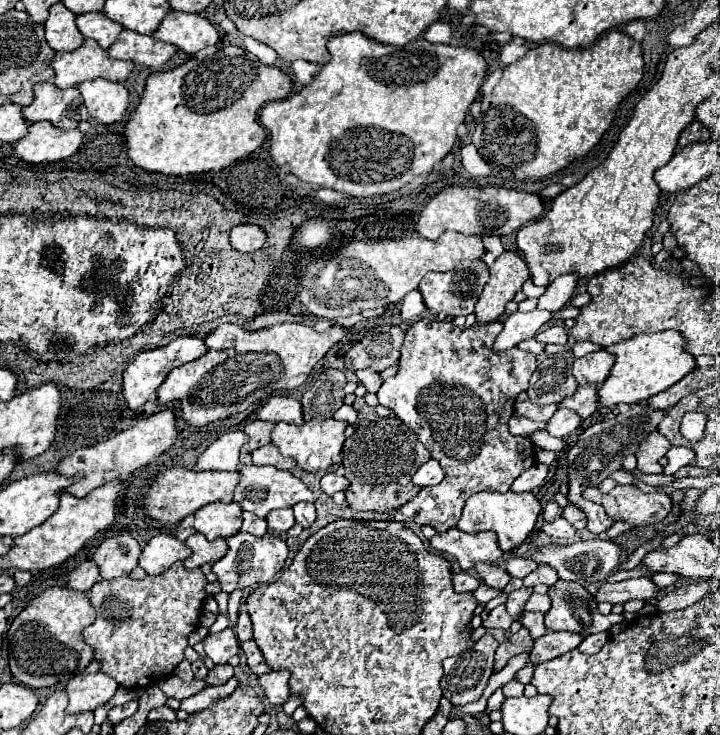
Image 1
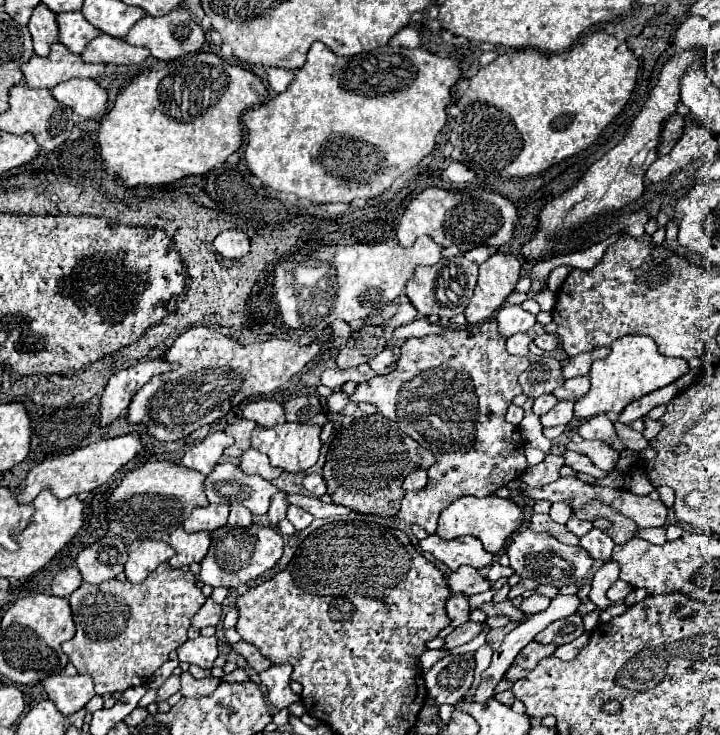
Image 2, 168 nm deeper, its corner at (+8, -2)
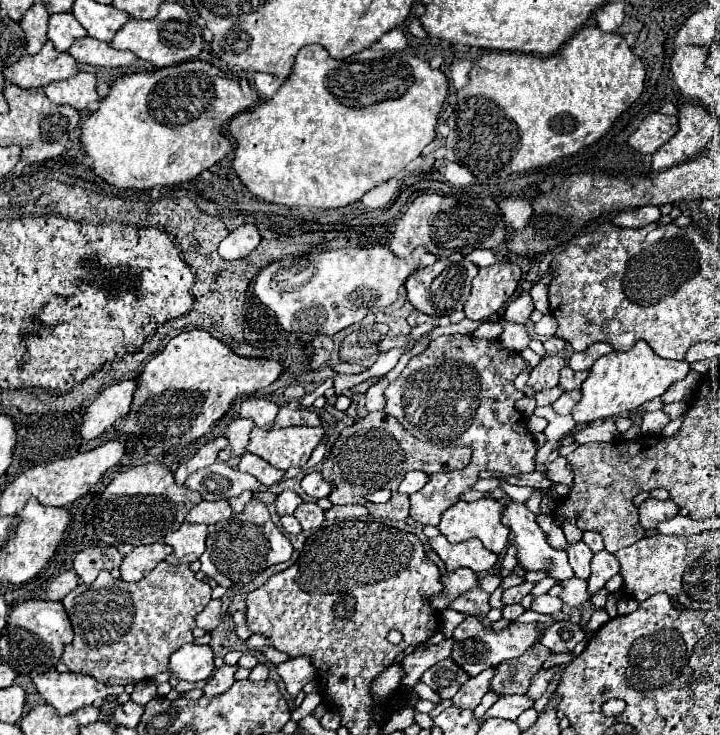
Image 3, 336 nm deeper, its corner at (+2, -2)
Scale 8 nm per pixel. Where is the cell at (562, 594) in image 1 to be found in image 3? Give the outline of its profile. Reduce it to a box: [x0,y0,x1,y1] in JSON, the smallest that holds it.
[541,621,585,653]

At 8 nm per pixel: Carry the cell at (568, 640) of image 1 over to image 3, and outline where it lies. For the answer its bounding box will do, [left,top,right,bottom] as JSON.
[491,643,551,695]

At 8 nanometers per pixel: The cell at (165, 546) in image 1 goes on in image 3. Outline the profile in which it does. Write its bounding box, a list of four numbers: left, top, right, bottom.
[121,543,173,581]

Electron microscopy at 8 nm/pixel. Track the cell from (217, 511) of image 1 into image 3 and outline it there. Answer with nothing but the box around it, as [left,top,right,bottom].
[187,501,233,525]

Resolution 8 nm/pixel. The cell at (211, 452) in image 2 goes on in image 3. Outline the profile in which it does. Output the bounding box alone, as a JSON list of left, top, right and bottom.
[175,437,229,485]

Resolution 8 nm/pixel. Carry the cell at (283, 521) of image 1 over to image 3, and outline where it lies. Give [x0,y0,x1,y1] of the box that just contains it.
[275,491,303,517]

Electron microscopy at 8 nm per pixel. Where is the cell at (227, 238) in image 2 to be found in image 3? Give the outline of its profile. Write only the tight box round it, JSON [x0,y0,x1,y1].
[219,225,261,259]

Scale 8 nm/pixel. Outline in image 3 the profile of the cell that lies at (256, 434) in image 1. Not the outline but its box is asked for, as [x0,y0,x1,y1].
[227,419,253,455]

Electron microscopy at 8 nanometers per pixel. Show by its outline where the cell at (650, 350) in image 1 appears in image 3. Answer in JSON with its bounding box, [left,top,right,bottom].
[572,341,689,425]

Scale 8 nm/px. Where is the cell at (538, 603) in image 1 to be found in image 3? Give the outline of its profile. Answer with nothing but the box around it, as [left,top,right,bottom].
[531,595,563,615]

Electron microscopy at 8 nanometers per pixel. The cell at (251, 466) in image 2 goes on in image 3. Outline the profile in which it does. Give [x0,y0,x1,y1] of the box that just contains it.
[239,453,285,485]

